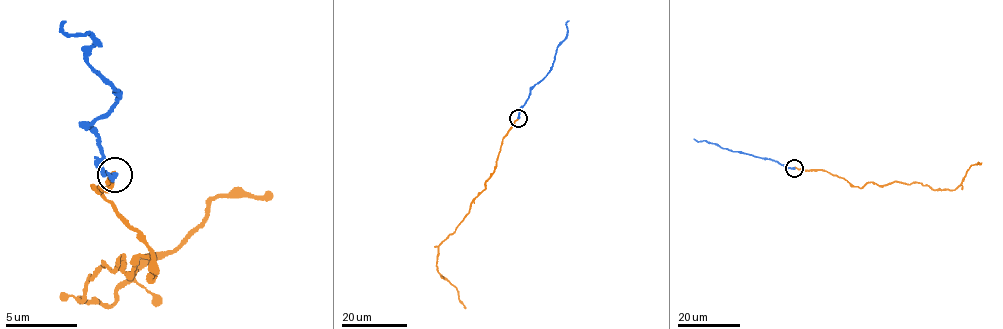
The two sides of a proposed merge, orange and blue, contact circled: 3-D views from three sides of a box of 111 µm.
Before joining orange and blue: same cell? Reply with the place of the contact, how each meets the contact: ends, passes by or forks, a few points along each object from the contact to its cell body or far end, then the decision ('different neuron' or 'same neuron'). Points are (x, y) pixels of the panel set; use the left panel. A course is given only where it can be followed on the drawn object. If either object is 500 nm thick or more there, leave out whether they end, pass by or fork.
place (115, 174); orange ends; blue ends; course orange (114, 174), (93, 189), (155, 274), (143, 255), (100, 264), (81, 300), (114, 306), (209, 199), (272, 194); course blue (114, 174), (100, 172), (100, 138), (86, 129), (116, 92), (86, 64), (91, 32), (66, 35), (66, 20); same neuron

